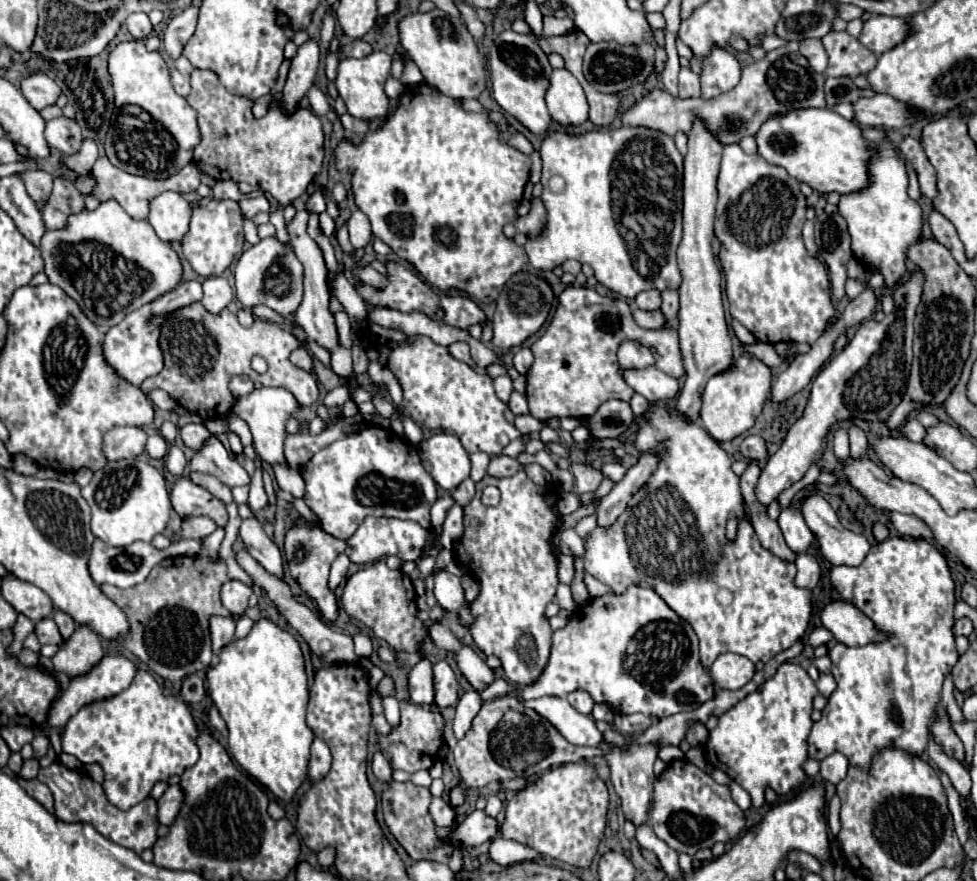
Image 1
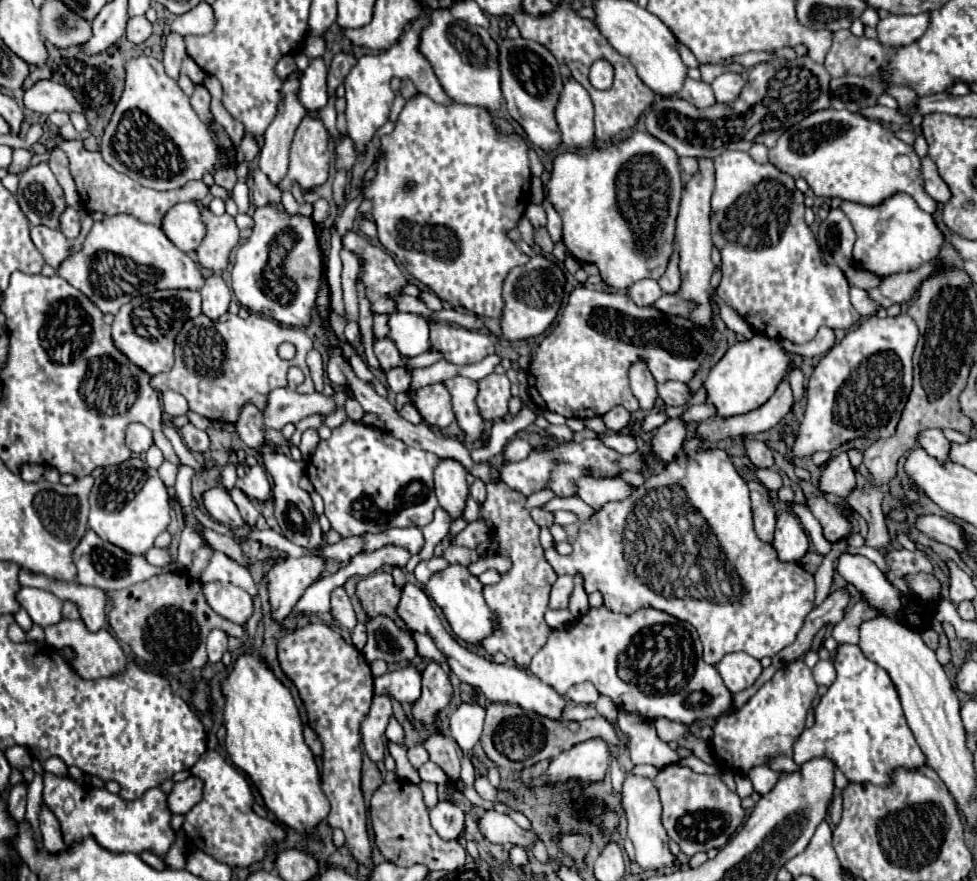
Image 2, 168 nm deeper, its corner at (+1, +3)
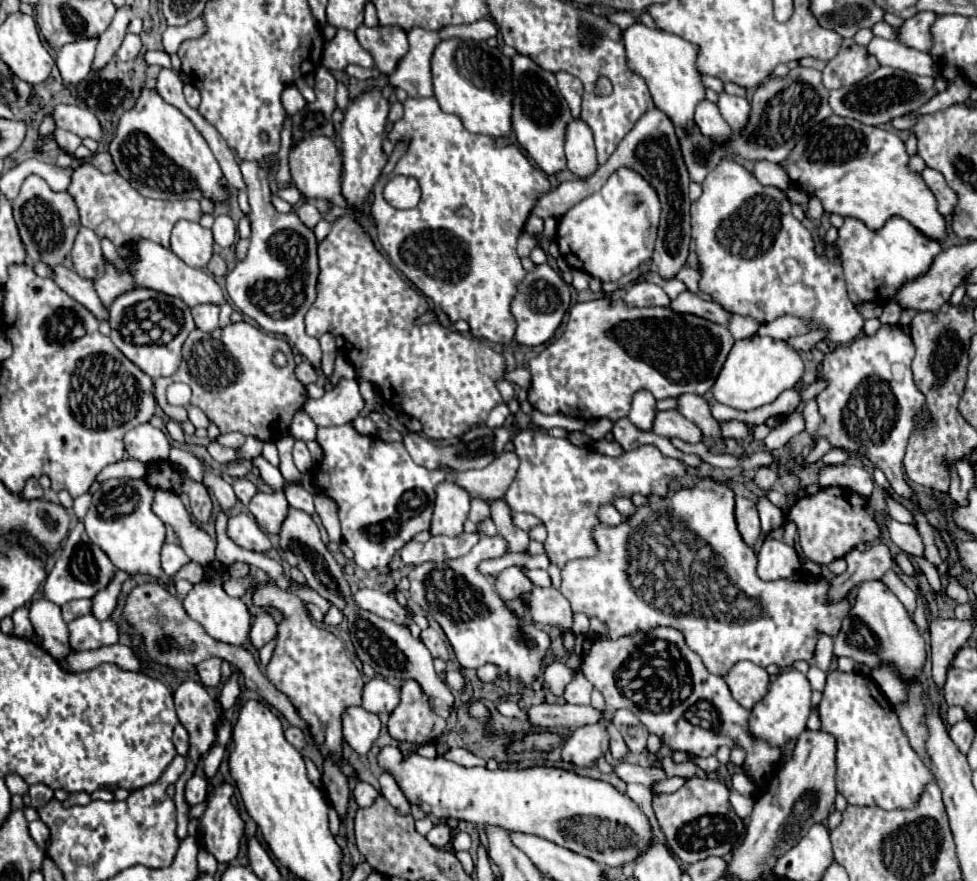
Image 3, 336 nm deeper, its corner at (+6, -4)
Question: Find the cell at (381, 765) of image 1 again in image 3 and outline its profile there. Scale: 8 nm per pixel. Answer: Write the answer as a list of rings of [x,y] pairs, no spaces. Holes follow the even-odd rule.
[[[347,707],[343,713],[343,737],[359,753],[367,755],[377,741],[381,731],[381,721],[375,713],[363,707]]]

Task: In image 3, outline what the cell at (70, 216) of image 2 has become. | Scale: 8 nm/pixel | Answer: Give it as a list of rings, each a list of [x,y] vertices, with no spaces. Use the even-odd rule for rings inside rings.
[[[81,227],[77,231],[71,257],[73,257],[73,267],[79,275],[87,279],[97,279],[99,275],[103,275],[103,253],[99,237],[91,229]]]

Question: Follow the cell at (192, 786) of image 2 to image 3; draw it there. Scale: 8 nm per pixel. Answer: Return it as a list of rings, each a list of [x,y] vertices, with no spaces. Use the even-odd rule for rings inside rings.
[[[193,775],[185,785],[185,801],[189,807],[195,807],[205,801],[207,795],[207,779],[203,775]]]

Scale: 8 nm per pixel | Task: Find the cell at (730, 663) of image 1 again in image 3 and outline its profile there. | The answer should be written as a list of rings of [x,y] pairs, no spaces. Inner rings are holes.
[[[751,661],[735,663],[723,679],[733,699],[745,709],[751,709],[767,693],[767,687],[769,687],[767,671]]]

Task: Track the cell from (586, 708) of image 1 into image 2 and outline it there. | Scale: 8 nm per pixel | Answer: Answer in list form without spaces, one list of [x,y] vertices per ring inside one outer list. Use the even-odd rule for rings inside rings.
[[[582,682],[582,684],[574,684],[570,690],[568,690],[568,694],[566,694],[572,702],[576,702],[576,704],[584,704],[584,706],[588,706],[588,704],[594,704],[596,700],[598,700],[598,692],[596,692],[596,688],[594,688],[594,684],[588,684],[588,682]]]

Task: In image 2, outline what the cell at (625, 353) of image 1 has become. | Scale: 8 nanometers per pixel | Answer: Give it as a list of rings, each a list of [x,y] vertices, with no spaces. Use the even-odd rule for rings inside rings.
[[[642,362],[632,364],[632,368],[630,368],[630,388],[632,388],[636,400],[640,402],[642,410],[654,408],[656,398],[658,398],[656,380],[650,374],[650,370],[646,368],[646,364],[642,364]]]

